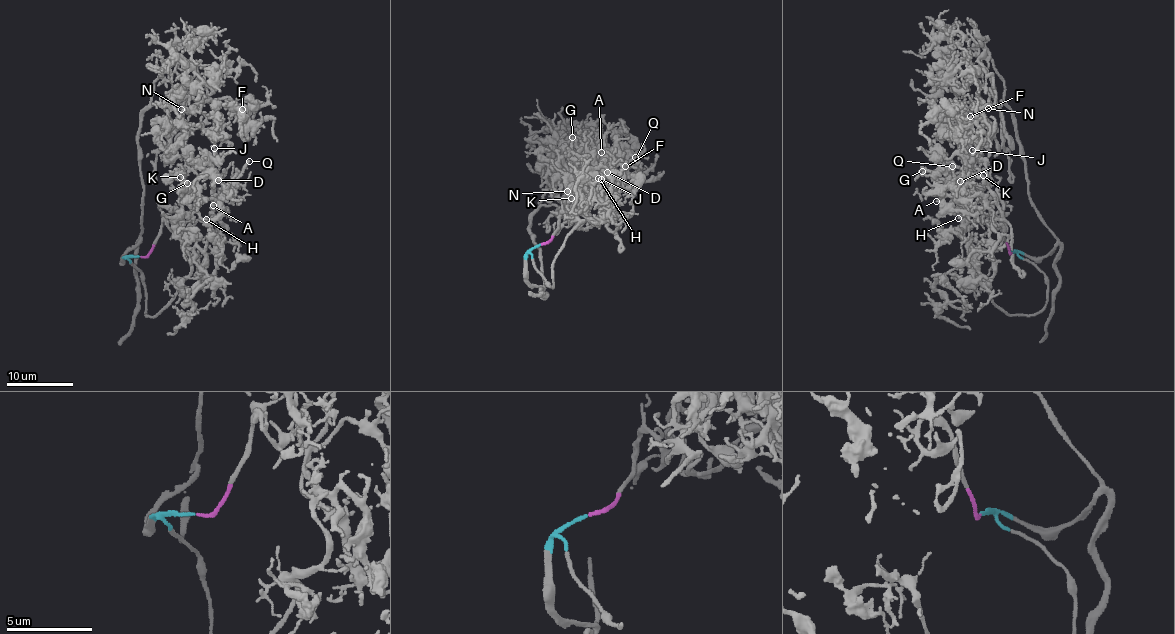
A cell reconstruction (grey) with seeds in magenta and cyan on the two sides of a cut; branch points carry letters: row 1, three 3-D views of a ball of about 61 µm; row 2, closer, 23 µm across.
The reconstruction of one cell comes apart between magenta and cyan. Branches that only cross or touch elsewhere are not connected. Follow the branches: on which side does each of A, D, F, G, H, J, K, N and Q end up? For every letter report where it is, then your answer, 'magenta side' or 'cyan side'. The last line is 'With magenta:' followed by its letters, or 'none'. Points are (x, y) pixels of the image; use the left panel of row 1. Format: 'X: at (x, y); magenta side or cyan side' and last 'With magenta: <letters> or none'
A: at (213, 205); magenta side
D: at (218, 180); magenta side
F: at (242, 109); cyan side
G: at (187, 183); magenta side
H: at (206, 219); magenta side
J: at (214, 148); cyan side
K: at (180, 177); magenta side
N: at (181, 109); cyan side
Q: at (249, 161); magenta side
With magenta: A, D, G, H, K, Q

